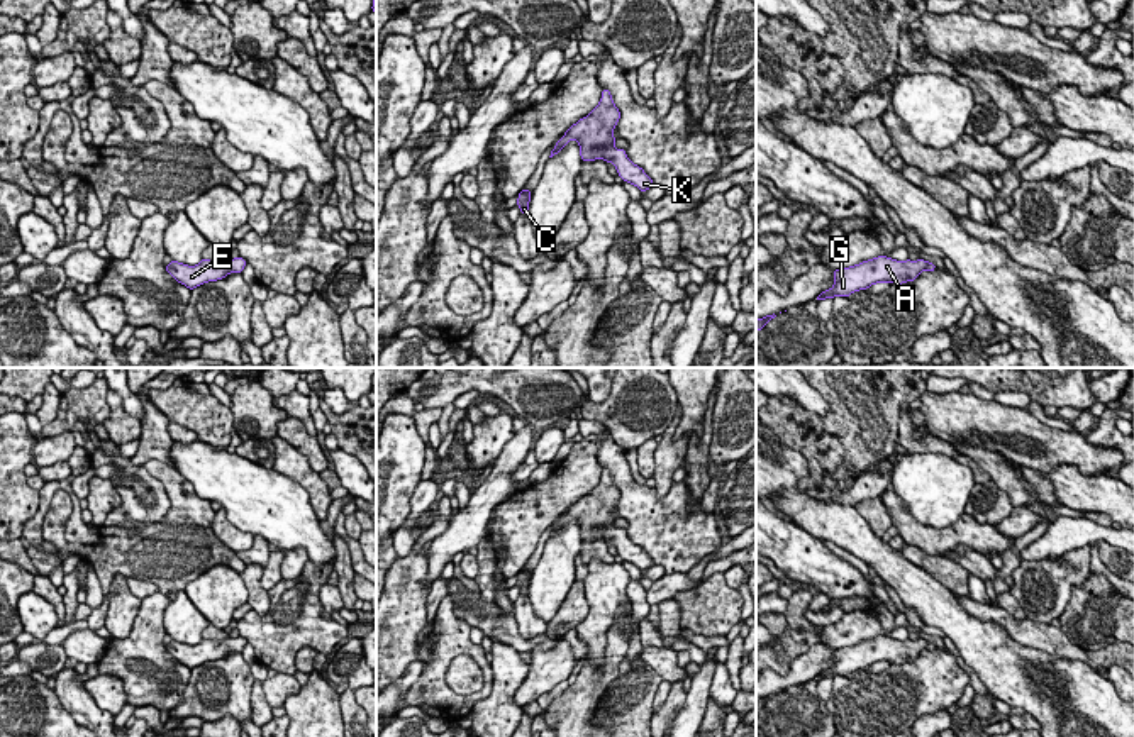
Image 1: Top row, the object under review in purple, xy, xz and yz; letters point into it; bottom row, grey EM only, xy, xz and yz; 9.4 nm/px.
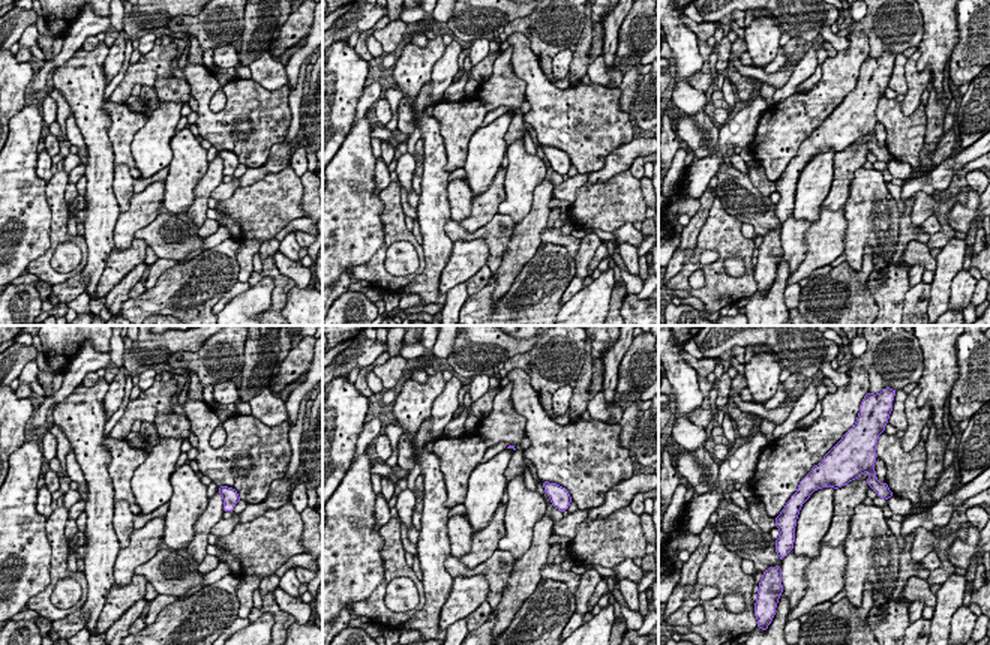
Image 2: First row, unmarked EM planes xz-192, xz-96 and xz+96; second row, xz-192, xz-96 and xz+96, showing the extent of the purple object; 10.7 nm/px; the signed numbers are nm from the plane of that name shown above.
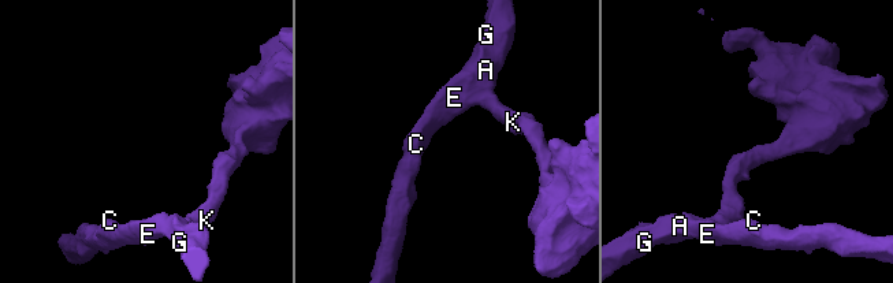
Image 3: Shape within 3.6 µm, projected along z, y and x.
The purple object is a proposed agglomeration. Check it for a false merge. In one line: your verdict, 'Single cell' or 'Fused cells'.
Single cell

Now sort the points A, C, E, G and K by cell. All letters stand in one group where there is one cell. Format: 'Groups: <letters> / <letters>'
Groups: A C E G K

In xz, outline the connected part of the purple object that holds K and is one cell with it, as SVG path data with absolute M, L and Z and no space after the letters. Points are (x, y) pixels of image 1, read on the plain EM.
M602 469L600 483L564 512L564 515L556 522L549 537L558 534L571 518L576 518L580 524L581 540L612 540L624 561L637 566L641 573L649 569L654 562L644 552L644 549L634 544L624 529L614 527L617 517L614 517L612 512L619 498L620 491L614 485L610 471Z

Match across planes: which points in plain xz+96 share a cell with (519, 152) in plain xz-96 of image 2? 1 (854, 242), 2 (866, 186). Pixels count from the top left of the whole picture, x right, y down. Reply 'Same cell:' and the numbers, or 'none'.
Same cell: 1, 2

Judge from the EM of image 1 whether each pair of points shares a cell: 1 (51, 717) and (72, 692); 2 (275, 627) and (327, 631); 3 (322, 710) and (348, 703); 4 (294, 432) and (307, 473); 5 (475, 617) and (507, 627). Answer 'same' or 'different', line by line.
1: different
2: same
3: different
4: different
5: same

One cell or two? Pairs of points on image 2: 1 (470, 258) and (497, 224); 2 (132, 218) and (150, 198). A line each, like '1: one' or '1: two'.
1: two
2: one

